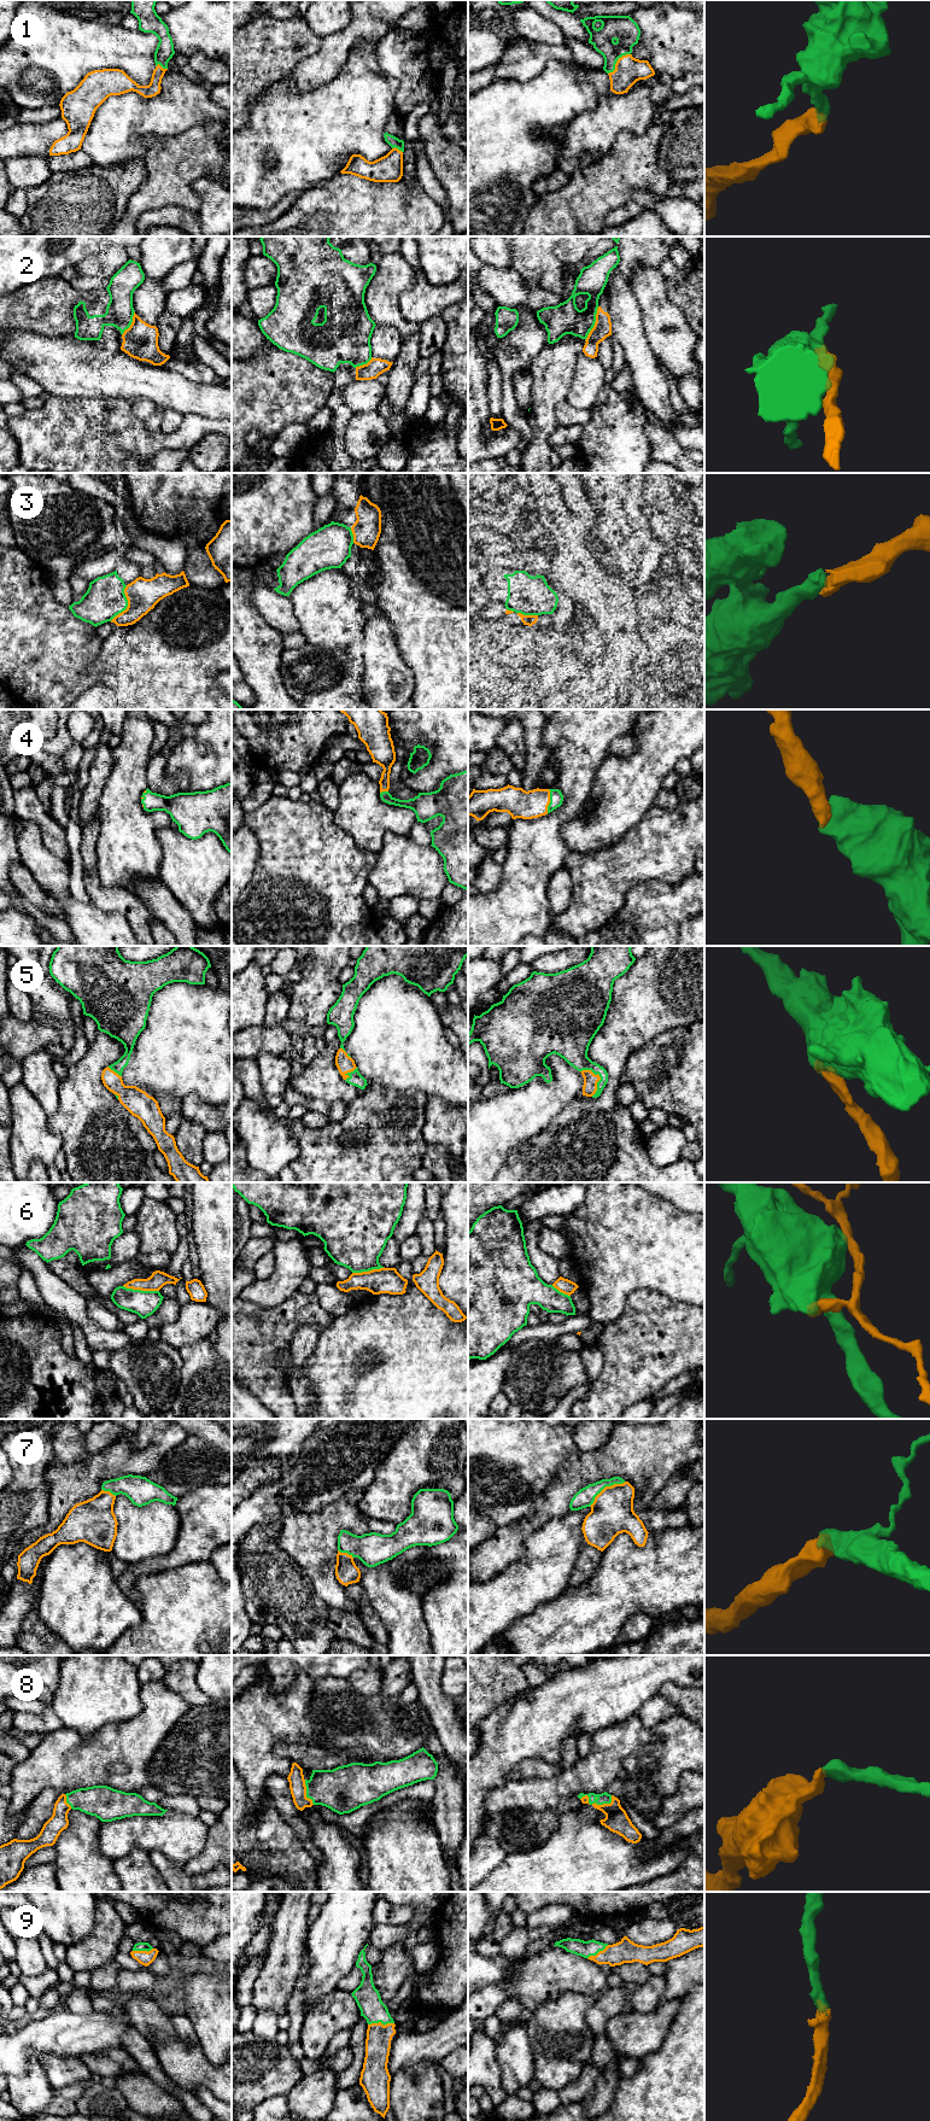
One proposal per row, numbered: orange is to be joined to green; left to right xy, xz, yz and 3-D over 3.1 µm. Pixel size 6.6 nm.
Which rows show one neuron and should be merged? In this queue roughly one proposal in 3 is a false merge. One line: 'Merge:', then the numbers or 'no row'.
Merge: 1, 3, 4, 5, 7, 8, 9

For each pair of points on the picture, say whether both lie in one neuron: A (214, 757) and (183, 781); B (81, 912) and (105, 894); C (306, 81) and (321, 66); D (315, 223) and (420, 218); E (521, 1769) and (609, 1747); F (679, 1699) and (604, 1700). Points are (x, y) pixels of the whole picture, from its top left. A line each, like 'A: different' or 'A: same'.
A: different
B: different
C: same
D: same
E: different
F: different

